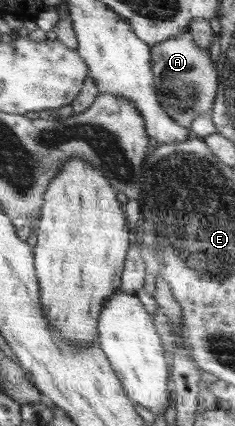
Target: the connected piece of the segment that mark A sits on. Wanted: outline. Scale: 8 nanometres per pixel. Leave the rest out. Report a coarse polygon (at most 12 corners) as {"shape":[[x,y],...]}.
{"shape":[[190,32],[150,46],[165,110],[191,127],[218,86]]}

